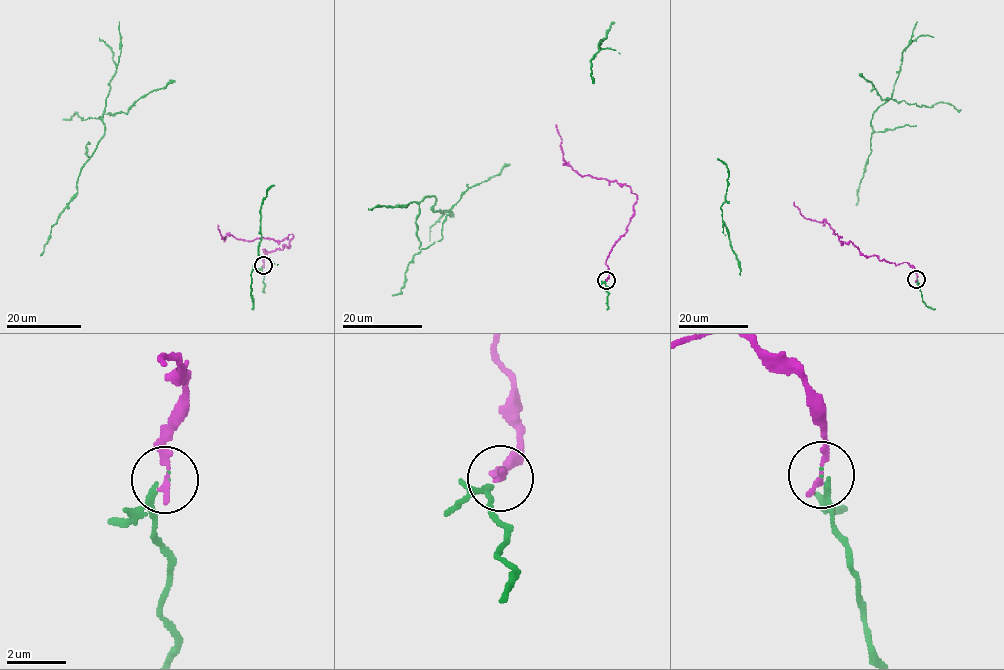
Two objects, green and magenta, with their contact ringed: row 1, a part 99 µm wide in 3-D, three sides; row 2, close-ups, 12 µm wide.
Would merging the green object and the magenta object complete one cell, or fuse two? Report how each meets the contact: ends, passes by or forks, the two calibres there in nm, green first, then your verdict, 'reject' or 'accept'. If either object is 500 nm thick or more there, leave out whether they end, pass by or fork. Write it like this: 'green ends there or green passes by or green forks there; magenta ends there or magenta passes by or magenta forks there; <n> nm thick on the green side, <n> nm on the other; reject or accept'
green ends there; magenta ends there; 120 nm thick on the green side, 200 nm on the other; accept

